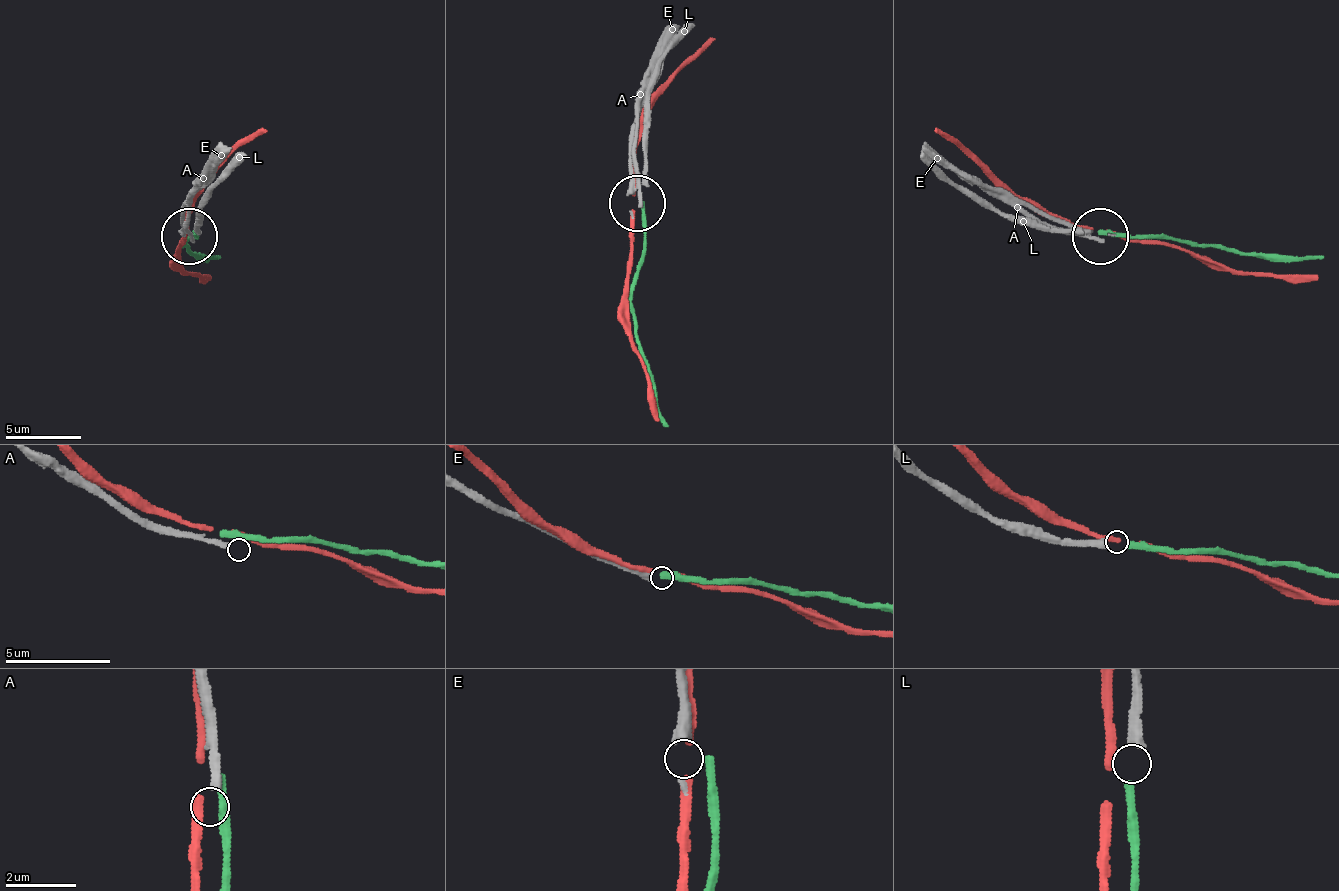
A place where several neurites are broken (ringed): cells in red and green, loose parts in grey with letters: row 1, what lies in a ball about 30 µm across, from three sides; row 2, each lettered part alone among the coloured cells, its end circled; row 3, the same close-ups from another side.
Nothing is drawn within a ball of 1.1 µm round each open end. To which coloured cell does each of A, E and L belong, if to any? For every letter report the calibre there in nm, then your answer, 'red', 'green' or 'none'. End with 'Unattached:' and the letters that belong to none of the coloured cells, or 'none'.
A: 240 nm | none
E: 240 nm | none
L: 320 nm | green
Unattached: A, E

